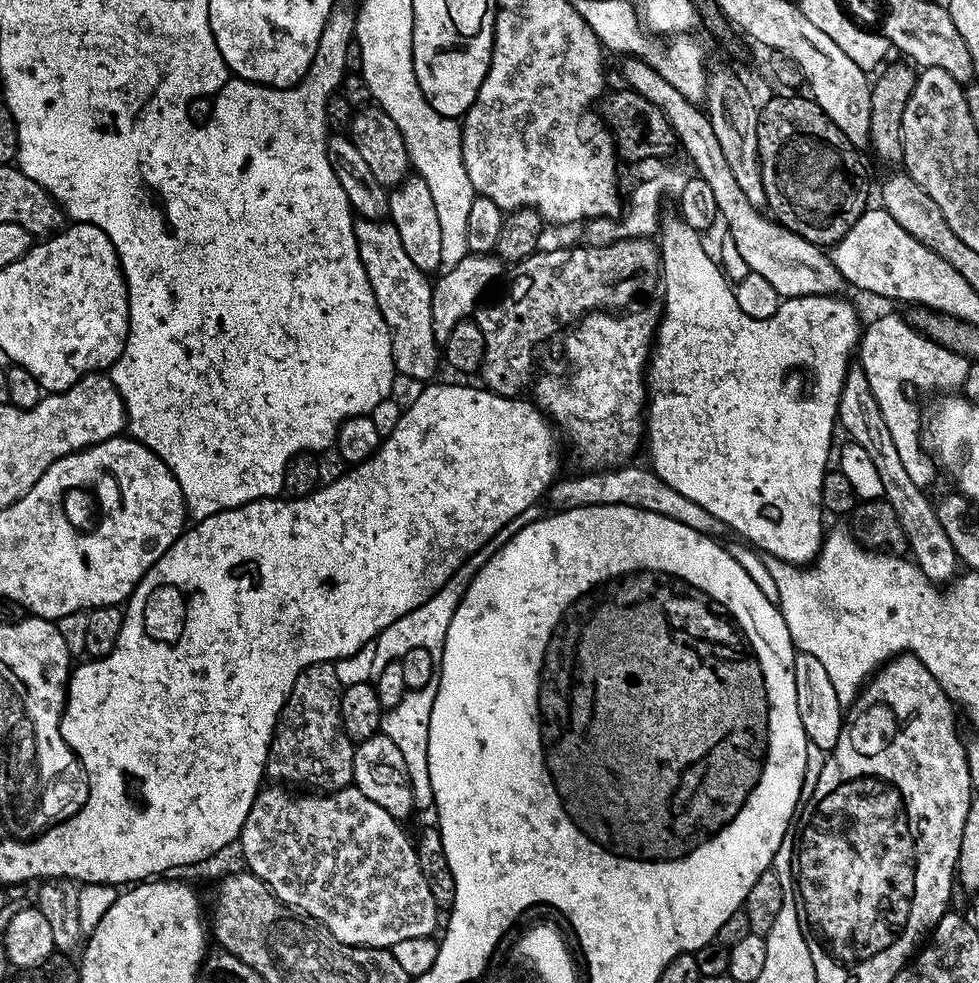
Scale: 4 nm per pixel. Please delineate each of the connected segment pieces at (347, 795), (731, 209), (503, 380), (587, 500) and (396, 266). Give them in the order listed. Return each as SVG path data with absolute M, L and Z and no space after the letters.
M264 786L261 787L260 792L254 798L254 806L250 806L250 814L246 814L246 822L242 826L242 830L238 833L238 849L244 855L247 871L253 872L258 878L262 878L262 882L266 882L266 886L270 891L279 898L284 904L289 904L291 908L297 908L300 912L305 912L307 916L313 916L318 922L322 922L326 926L326 930L330 930L330 934L334 934L334 938L338 938L338 942L346 942L347 944L357 944L359 948L387 948L391 949L392 945L398 942L404 941L406 938L422 938L423 936L432 936L435 933L436 928L436 915L438 915L438 909L434 902L434 894L430 894L430 886L426 886L426 878L422 878L422 866L418 866L418 858L416 857L416 846L413 837L407 836L406 833L400 829L402 826L401 821L392 817L386 812L382 806L378 806L377 803L370 801L366 798L365 794L362 794L361 790L355 786L349 786L347 788L339 788L336 792L324 792L323 794L308 794L312 796L295 796L295 791L289 790L284 786Z
M625 57L622 61L623 81L633 92L642 94L647 101L663 110L671 128L676 133L679 147L686 150L689 163L704 182L708 182L718 204L718 214L728 224L730 236L737 254L749 271L758 273L770 283L782 298L798 296L837 295L844 286L841 273L829 255L817 244L782 227L763 211L752 207L746 194L739 189L734 174L723 157L722 146L714 135L707 113L695 102L671 86L653 67L636 57Z
M648 238L579 247L533 252L515 265L516 277L497 304L489 308L477 307L474 319L484 335L484 360L478 376L484 379L481 381L488 391L519 397L520 387L528 376L526 369L516 368L519 348L528 348L546 339L559 320L575 321L600 309L627 309L627 304L639 294L640 287L655 280L657 283L662 272L660 249Z
M634 465L621 466L611 470L586 472L577 479L558 480L548 489L546 500L549 500L553 511L563 511L570 508L584 508L586 505L596 504L624 504L645 507L649 511L662 513L672 520L682 521L690 528L702 528L710 517L697 504L690 502L682 494L678 494L667 483L649 469L638 468Z
M360 218L355 221L355 225L360 261L374 290L382 318L392 334L392 361L396 363L396 371L401 377L431 381L435 377L432 375L436 367L441 367L442 348L434 334L434 322L430 314L432 284L429 277L418 270L414 262L410 262L402 246L402 238L398 238L398 230L392 223Z

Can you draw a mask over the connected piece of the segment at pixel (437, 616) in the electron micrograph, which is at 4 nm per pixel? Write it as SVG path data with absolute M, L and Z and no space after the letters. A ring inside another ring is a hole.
M481 550L468 557L454 575L444 584L439 592L435 592L422 606L410 610L402 618L398 618L390 626L386 626L378 637L376 644L376 657L374 658L374 669L379 670L387 664L393 663L394 658L405 656L410 650L421 648L430 654L434 661L440 661L444 653L444 643L446 642L446 630L450 630L450 622L456 613L457 603L464 591L468 589L468 583L476 577L476 572L488 561L489 553Z

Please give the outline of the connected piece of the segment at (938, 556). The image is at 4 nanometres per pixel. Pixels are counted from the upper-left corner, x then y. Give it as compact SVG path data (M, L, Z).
M850 374L844 380L844 389L836 411L841 429L848 431L847 439L862 446L870 456L870 461L878 470L879 481L884 491L883 499L887 501L896 515L895 523L904 531L904 540L912 551L911 559L920 568L922 574L935 585L940 586L951 581L957 575L956 544L947 536L936 517L936 506L920 493L918 480L906 474L902 467L902 458L898 458L898 449L894 446L894 438L890 438L890 430L882 419L882 410L878 410L878 402L870 390L870 382L863 374Z

